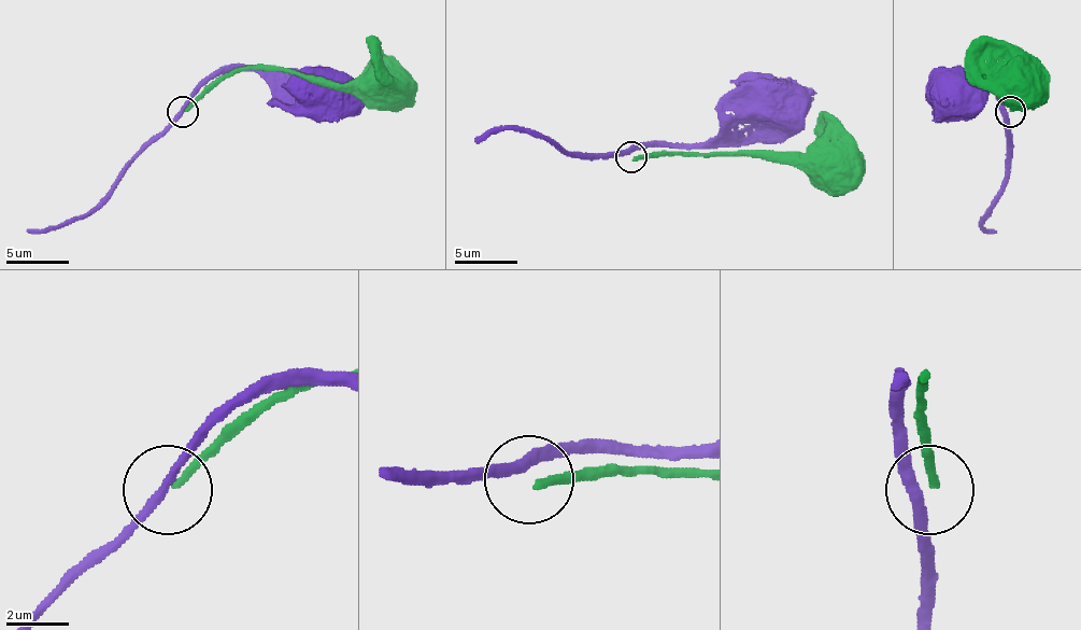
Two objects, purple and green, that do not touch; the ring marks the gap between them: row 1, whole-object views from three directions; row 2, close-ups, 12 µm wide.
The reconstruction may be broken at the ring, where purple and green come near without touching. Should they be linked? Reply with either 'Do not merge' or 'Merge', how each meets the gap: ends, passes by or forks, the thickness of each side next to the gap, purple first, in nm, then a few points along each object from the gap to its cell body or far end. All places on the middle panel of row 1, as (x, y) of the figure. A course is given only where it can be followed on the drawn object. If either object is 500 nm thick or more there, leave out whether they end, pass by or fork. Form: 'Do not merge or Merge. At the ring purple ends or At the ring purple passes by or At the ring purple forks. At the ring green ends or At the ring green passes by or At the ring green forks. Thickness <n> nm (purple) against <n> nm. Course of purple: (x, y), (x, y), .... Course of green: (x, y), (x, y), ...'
Do not merge. At the ring purple passes by. At the ring green ends. Thickness 320 nm (purple) against 240 nm. Course of purple: (630, 154), (649, 145), (749, 145), (788, 108), (782, 101). Course of green: (633, 157), (690, 154), (780, 157), (788, 164), (808, 167), (829, 188), (841, 185), (839, 177)

